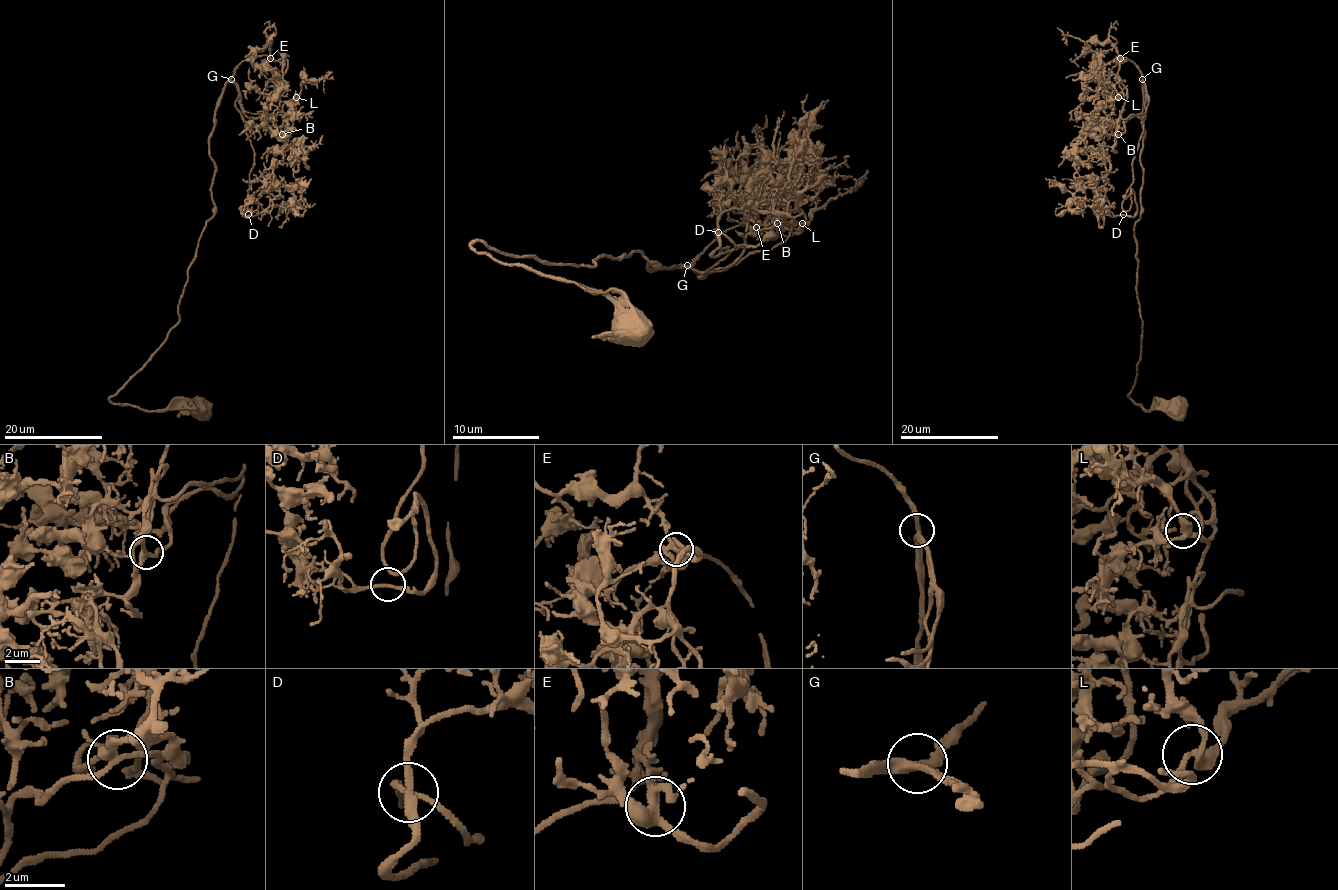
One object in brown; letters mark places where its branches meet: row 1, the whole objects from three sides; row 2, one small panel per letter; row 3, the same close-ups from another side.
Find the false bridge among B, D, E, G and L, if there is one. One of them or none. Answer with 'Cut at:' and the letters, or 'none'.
Cut at: none

